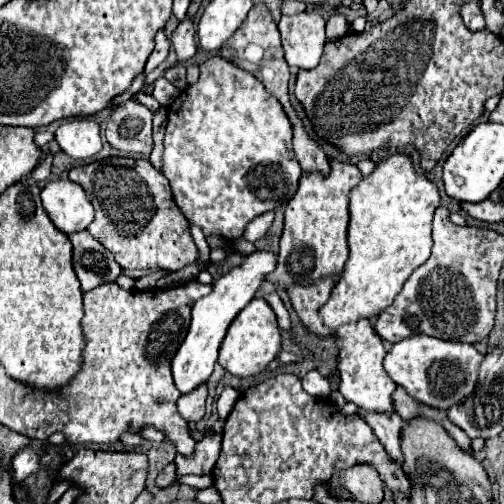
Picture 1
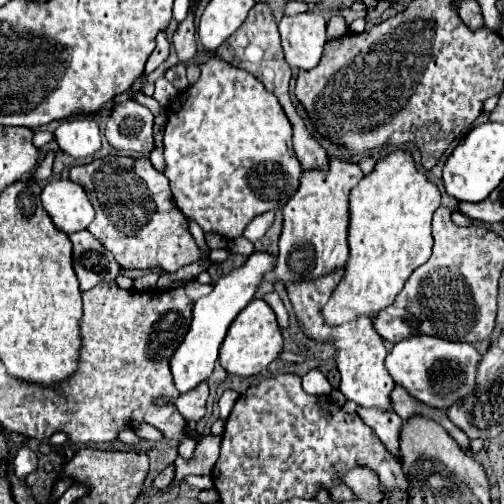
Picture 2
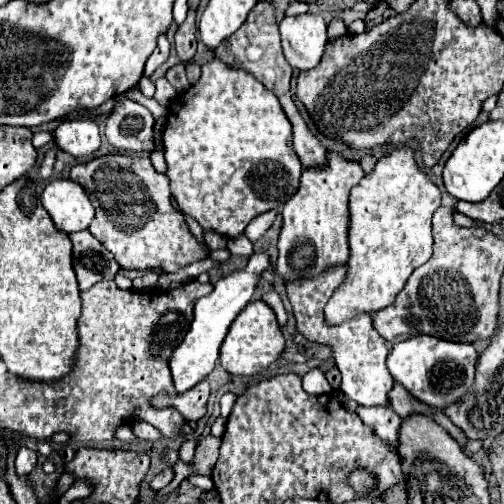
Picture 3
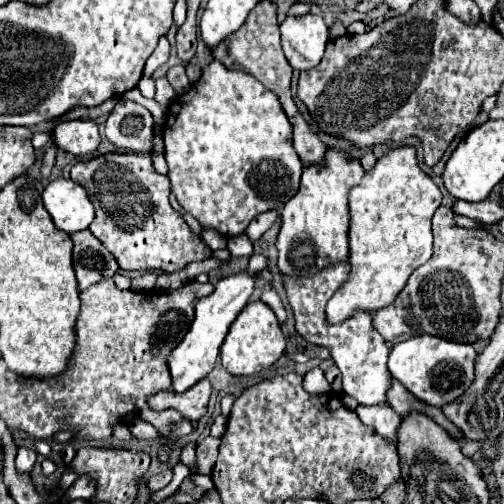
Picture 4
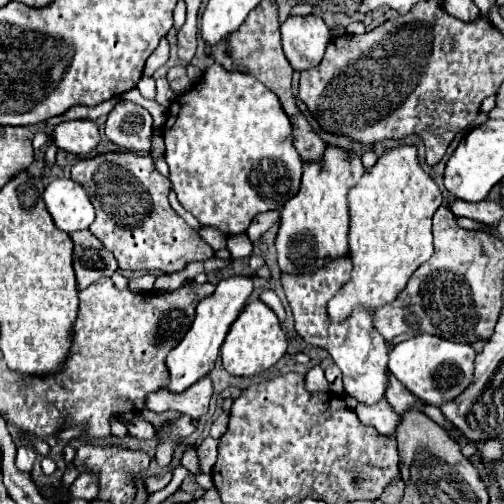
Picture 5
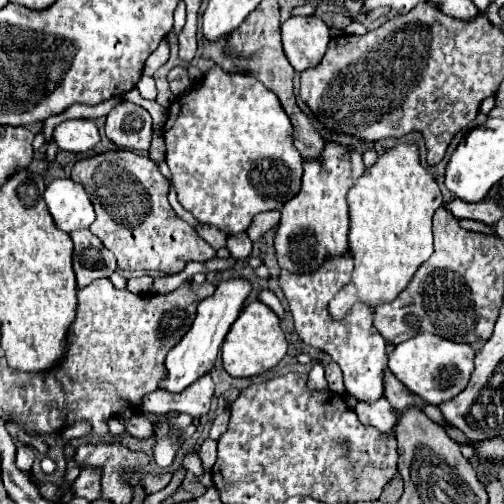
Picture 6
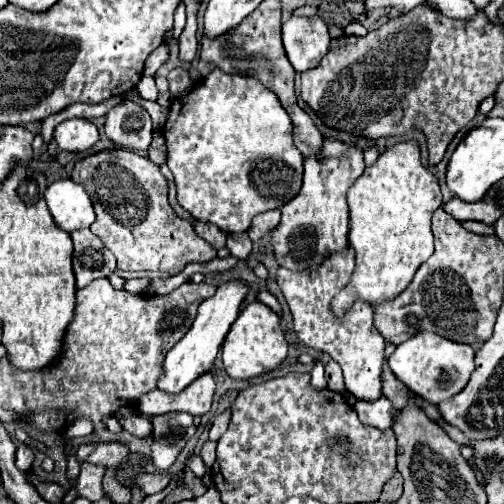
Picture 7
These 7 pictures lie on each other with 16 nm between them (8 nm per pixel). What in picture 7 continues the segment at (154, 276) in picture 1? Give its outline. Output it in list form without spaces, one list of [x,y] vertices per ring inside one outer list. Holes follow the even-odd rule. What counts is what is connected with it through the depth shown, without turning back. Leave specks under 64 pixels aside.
[[[146,277],[129,279],[126,281],[124,289],[132,294],[141,294],[147,289],[150,282],[151,279]]]

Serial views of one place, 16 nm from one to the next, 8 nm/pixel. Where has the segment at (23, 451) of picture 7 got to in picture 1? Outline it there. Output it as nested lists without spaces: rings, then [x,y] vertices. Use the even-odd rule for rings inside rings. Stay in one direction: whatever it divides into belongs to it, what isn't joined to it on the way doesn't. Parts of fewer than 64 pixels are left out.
[[[24,448],[24,452],[16,454],[16,460],[12,466],[14,466],[16,482],[24,482],[28,476],[40,470],[40,456],[32,448]]]

